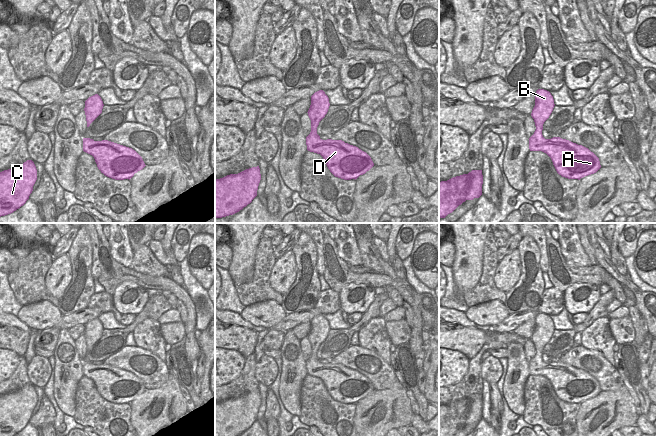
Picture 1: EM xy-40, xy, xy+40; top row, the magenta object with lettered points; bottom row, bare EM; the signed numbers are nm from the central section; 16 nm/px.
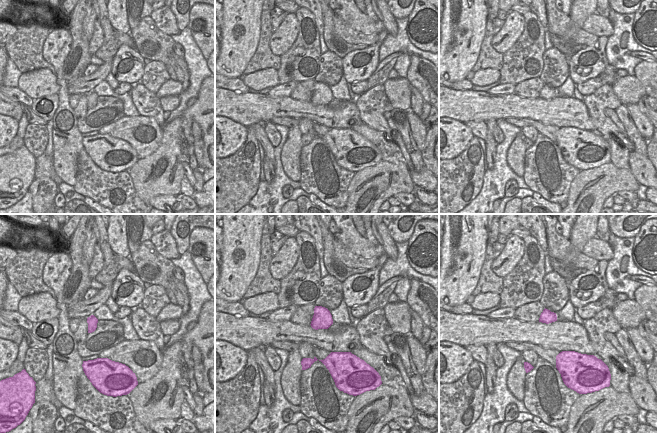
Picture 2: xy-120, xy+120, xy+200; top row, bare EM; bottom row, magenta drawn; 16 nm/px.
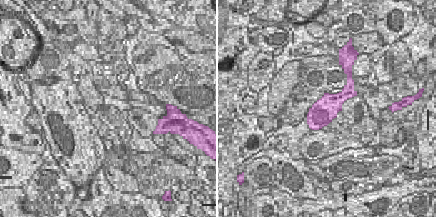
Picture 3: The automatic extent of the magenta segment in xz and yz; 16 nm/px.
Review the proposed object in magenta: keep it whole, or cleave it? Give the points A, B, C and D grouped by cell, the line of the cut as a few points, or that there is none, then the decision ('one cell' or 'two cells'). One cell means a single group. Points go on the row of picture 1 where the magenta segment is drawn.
A C D / B; cut in xy along (323, 140), (308, 150); two cells

